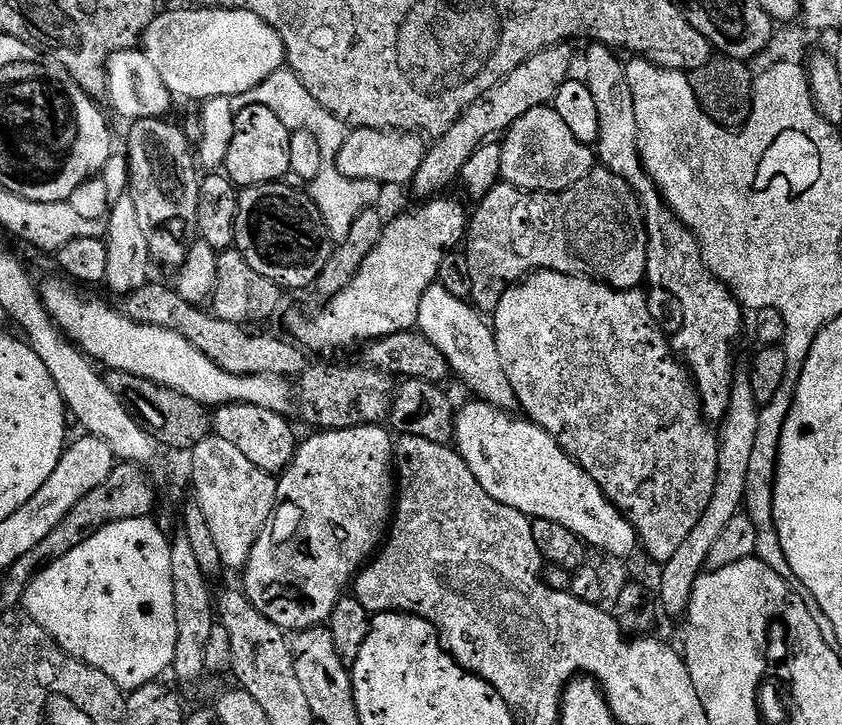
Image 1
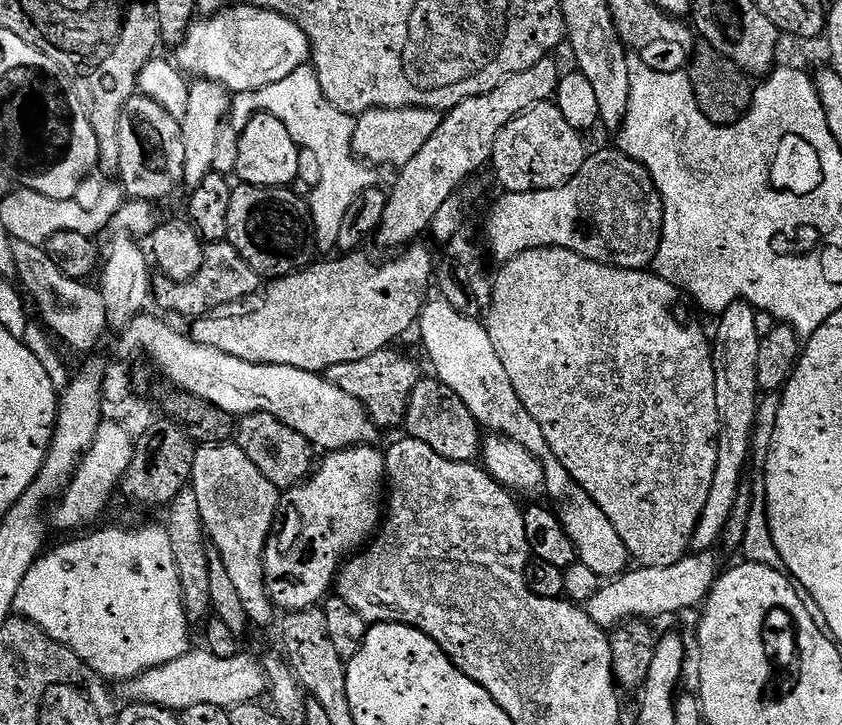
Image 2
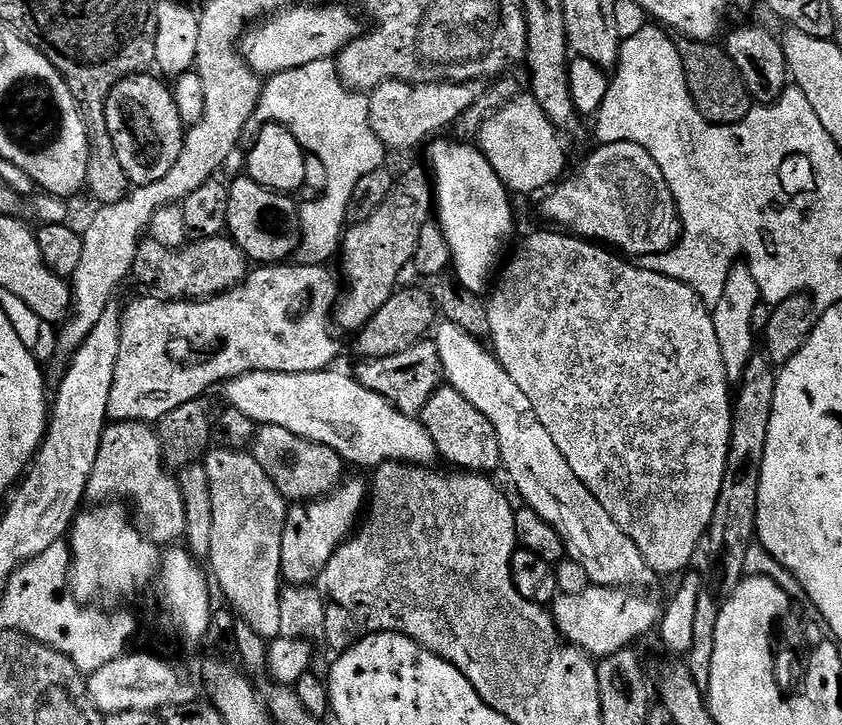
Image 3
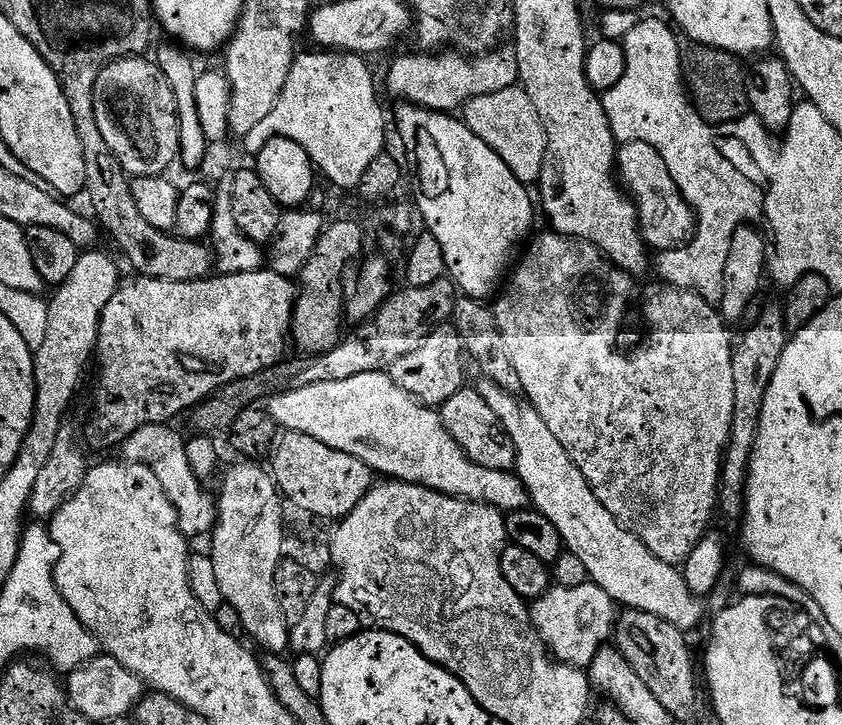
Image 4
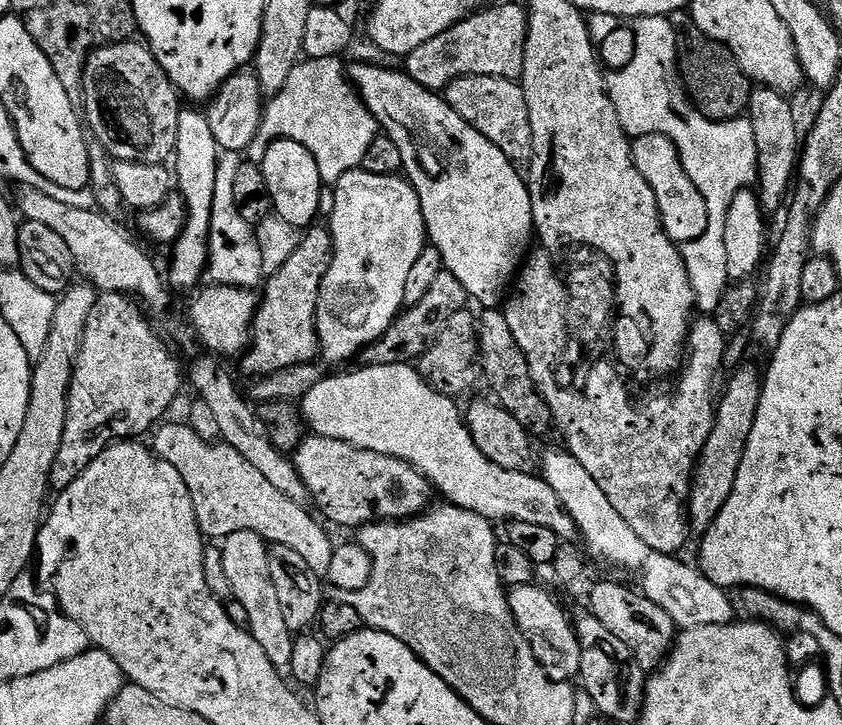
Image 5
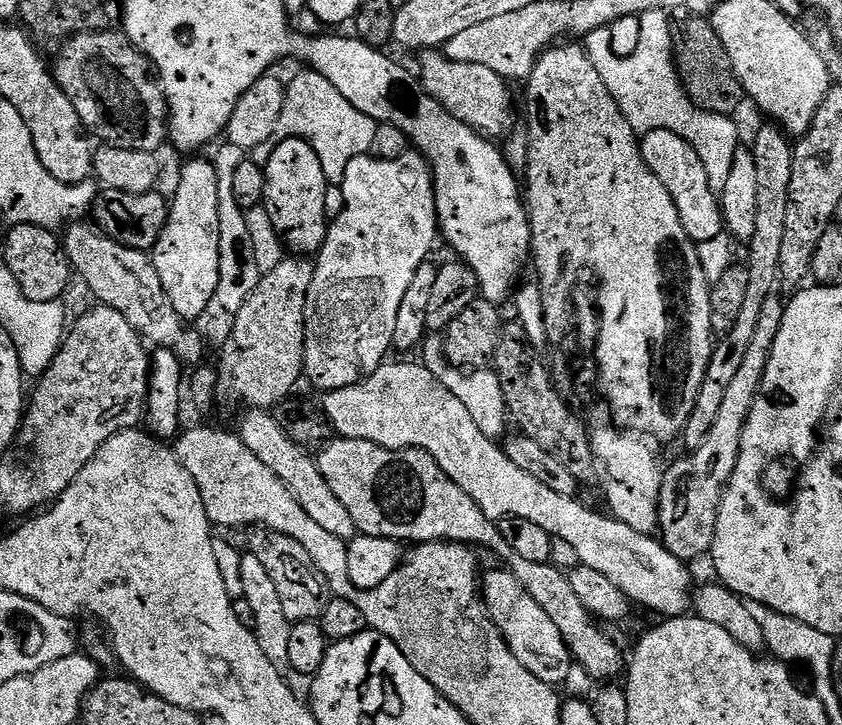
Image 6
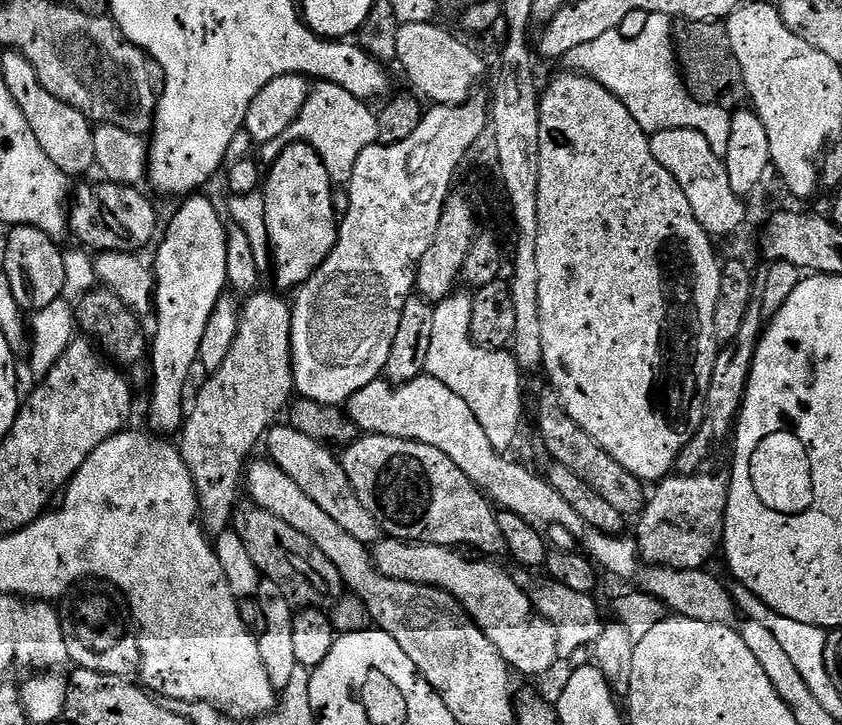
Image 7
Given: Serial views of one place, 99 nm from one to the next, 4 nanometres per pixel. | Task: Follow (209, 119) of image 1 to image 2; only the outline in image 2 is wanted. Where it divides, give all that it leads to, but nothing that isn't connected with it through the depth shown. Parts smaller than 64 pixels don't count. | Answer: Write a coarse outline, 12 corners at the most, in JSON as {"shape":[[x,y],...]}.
{"shape":[[305,66],[230,104],[213,172],[235,173],[239,132],[269,112],[322,166],[310,192],[321,253],[377,169],[352,150],[356,122]]}

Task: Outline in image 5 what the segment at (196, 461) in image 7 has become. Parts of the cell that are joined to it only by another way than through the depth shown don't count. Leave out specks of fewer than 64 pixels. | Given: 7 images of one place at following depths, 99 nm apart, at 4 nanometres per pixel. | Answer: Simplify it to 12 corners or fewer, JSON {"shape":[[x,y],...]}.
{"shape":[[313,226],[267,277],[248,378],[320,356],[316,311],[332,233]]}

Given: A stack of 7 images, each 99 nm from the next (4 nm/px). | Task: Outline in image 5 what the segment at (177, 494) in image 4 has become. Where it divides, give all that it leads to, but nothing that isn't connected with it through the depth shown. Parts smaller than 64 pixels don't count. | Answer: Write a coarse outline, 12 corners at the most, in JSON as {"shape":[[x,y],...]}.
{"shape":[[186,422],[150,447],[182,474],[209,541],[257,532],[309,555],[312,516]]}

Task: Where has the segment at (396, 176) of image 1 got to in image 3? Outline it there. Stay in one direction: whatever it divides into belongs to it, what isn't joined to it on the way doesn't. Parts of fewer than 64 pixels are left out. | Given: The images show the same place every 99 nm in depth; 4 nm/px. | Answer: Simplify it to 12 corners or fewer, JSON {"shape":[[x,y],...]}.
{"shape":[[387,80],[368,96],[385,149],[416,148],[484,96],[480,82]]}

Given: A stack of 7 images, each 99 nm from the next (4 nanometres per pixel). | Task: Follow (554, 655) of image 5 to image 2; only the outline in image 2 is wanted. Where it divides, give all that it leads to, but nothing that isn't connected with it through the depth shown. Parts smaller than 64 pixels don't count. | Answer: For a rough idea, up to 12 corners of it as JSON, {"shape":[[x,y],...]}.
{"shape":[[715,551],[633,567],[590,598],[611,630],[699,609],[722,572]]}

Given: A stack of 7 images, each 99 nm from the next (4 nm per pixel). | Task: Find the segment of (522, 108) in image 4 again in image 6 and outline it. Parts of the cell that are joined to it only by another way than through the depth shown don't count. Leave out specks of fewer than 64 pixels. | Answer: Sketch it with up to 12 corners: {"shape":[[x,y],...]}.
{"shape":[[419,56],[420,83],[489,138],[513,131],[509,85],[486,66]]}

